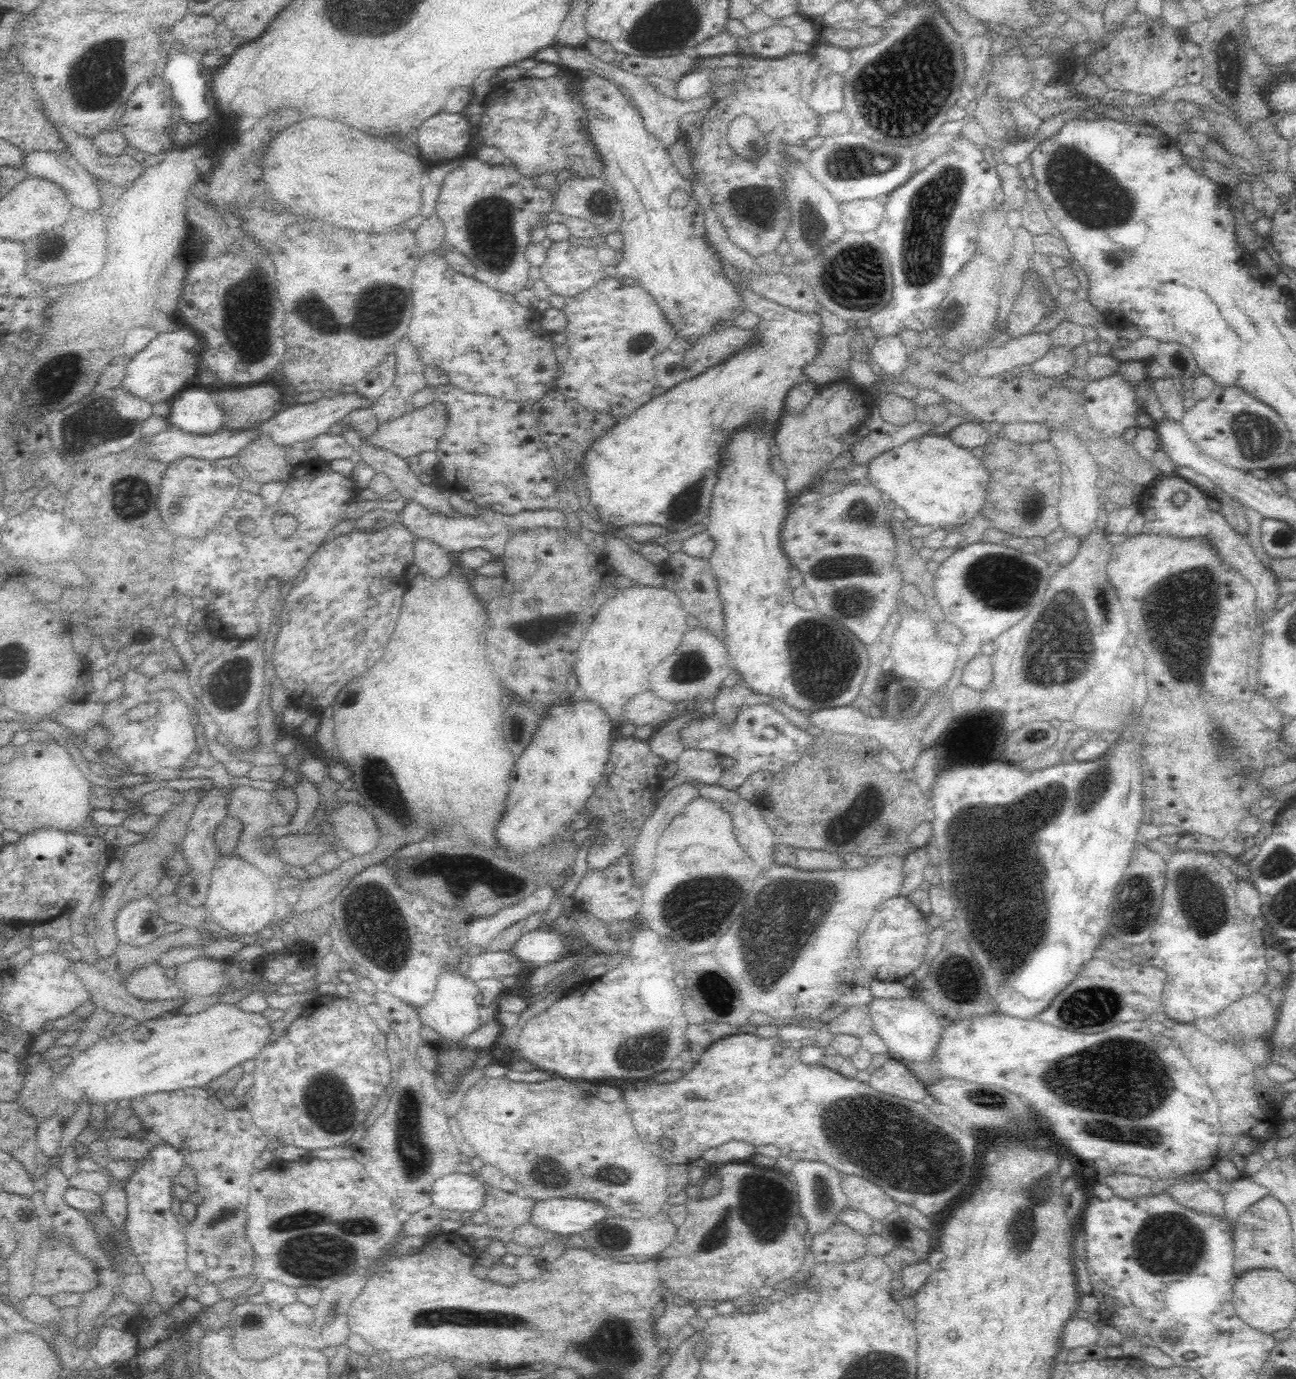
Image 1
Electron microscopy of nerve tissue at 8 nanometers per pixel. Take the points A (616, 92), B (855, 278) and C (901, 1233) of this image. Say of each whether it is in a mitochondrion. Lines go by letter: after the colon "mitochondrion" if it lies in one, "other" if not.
A: other
B: mitochondrion
C: other

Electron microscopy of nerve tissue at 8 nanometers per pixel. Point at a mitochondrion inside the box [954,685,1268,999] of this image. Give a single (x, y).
(1206, 916)

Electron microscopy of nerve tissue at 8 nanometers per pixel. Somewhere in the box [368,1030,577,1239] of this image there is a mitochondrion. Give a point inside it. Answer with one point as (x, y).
(412, 1156)

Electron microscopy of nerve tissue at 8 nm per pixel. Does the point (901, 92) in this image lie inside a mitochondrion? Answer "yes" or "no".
yes

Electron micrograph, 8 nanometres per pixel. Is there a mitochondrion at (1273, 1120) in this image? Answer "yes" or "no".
no

